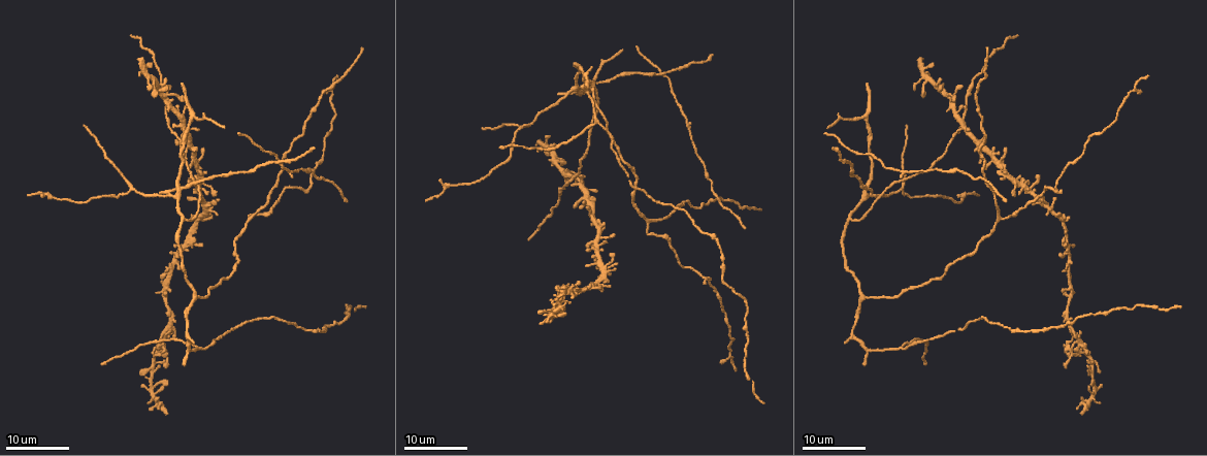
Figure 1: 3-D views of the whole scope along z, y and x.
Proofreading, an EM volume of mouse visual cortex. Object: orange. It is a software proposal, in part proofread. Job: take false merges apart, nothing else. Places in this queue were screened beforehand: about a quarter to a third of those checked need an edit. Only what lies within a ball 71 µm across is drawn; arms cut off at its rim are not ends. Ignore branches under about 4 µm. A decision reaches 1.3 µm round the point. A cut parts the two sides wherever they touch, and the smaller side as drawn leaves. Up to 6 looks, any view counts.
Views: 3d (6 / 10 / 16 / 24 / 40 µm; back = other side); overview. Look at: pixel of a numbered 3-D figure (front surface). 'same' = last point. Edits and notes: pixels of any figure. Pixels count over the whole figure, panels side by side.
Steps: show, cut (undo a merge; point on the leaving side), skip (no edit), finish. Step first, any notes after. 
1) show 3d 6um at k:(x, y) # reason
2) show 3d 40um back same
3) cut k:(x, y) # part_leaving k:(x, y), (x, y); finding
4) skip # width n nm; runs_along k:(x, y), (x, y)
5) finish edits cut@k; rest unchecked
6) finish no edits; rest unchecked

show 3d 16um at 1:(178, 185)

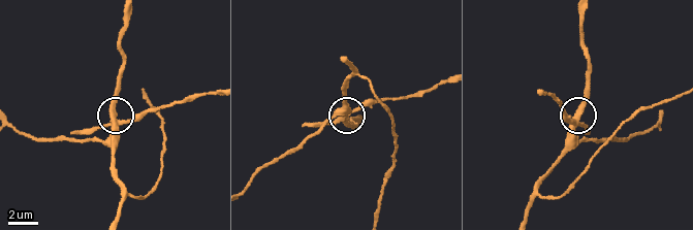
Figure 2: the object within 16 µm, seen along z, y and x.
show 3d 6um at 2:(116, 121) # zoom in

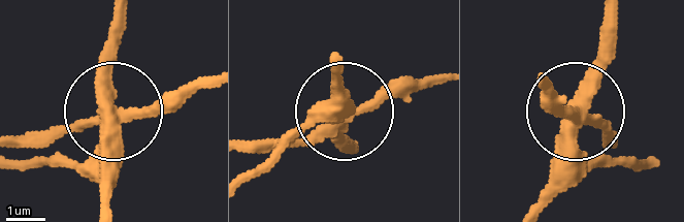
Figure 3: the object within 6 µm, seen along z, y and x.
cut 3:(160, 101) # width 370 nm; part_leaving 3:(117, 114), (212, 82); two neurons meet here

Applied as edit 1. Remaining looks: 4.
show 3d 24um at 1:(1000, 218) # three-way junction

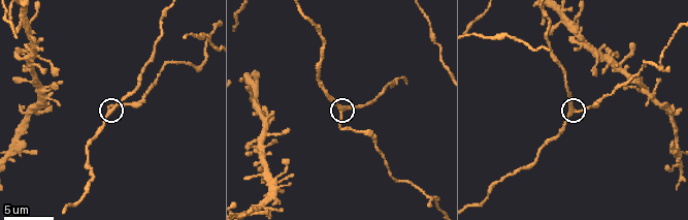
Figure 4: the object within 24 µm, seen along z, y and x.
show 3d 10um at 4:(340, 111) # zoom in

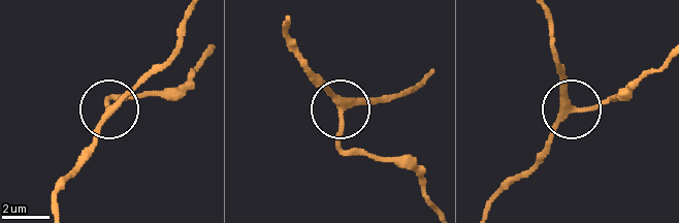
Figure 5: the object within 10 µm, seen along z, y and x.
skip # arms 3; runs_along 5:(290, 21), (292, 52), (340, 109), (383, 99); one neuron here

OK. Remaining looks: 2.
show 3d 16um at 1:(185, 220) # three arms meet

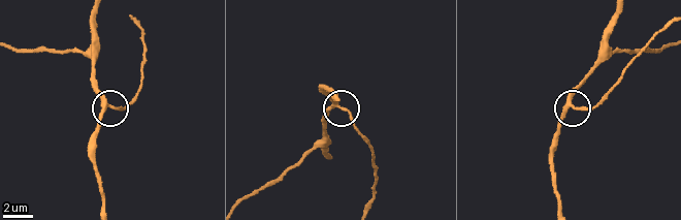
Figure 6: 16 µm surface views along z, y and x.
show 3d 10um at 6:(109, 106)

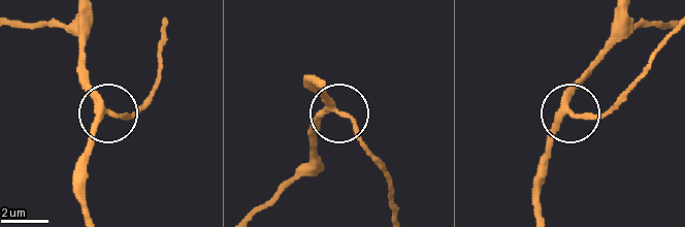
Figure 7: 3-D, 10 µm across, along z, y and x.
skip # runs_along 7:(545, 176), (549, 137), (566, 114), (571, 96), (590, 74); all the same neuron

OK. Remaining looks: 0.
finish edits cut@3; rest unchecked

